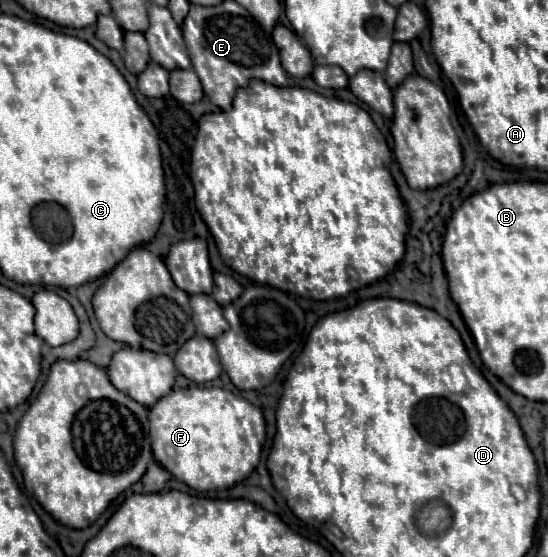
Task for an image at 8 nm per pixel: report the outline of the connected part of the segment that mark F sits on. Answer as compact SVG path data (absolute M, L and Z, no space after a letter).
M190 385L150 407L150 441L156 461L196 491L228 489L246 479L259 463L265 439L263 411L222 387Z

